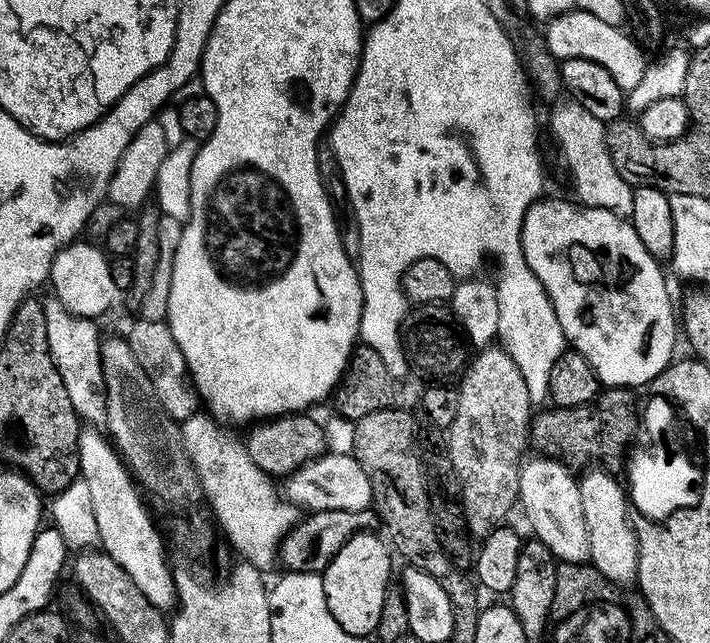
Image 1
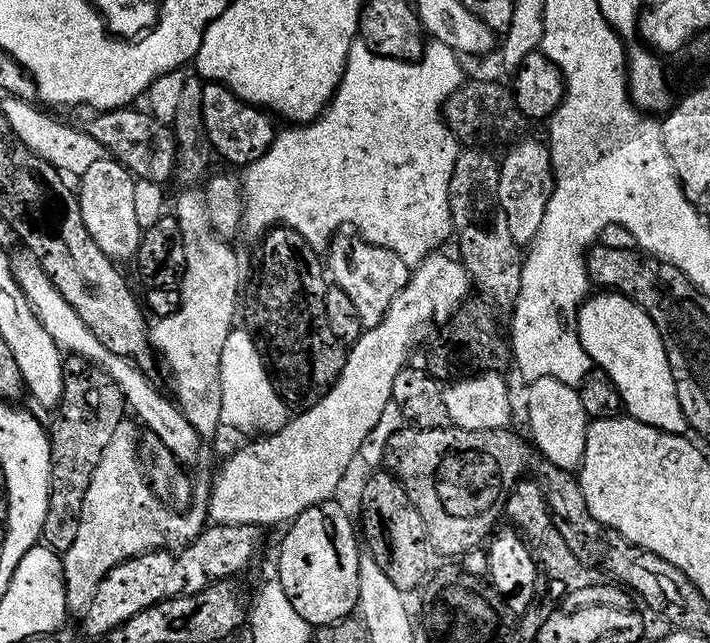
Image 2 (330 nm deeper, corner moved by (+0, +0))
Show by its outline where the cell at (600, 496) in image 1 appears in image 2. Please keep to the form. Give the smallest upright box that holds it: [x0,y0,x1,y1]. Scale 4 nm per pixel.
[527,376,590,469]

